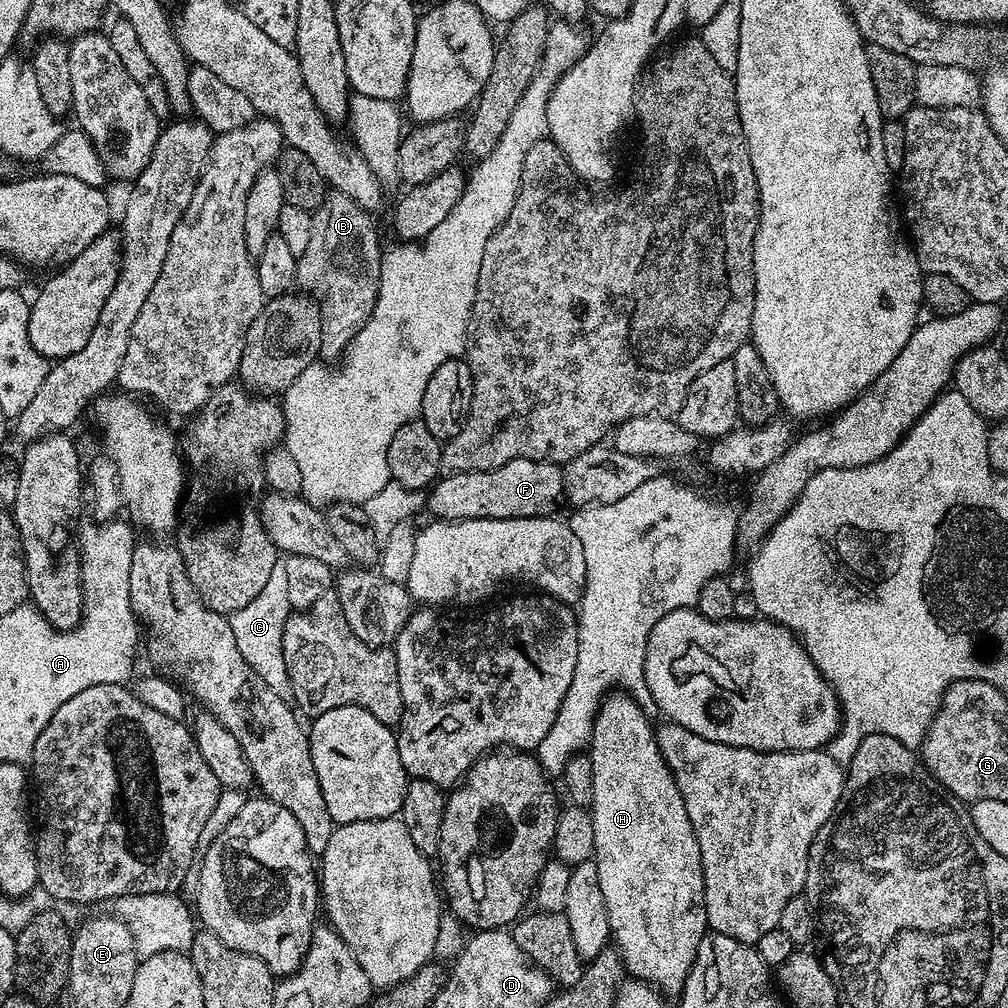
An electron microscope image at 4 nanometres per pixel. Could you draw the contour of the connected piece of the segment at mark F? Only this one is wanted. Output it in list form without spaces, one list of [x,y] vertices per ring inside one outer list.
[[[511,460],[510,462],[506,462],[506,466],[498,466],[494,470],[486,470],[485,472],[454,472],[437,479],[427,493],[426,508],[427,511],[430,510],[433,512],[431,514],[433,517],[441,520],[505,520],[506,518],[530,518],[531,516],[546,516],[555,513],[557,511],[555,509],[556,503],[562,500],[563,496],[564,473],[561,465],[551,463],[548,460]]]

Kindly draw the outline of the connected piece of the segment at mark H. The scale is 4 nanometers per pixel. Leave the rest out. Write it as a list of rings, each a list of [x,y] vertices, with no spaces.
[[[609,694],[600,701],[600,708],[596,712],[596,721],[592,727],[590,741],[590,755],[594,770],[594,798],[590,805],[592,821],[594,822],[594,859],[598,870],[598,886],[602,886],[602,896],[606,902],[608,915],[608,931],[614,941],[614,947],[624,962],[625,969],[637,980],[647,980],[665,994],[679,994],[684,988],[684,980],[690,974],[692,963],[696,957],[698,946],[702,938],[709,931],[704,905],[704,867],[702,854],[698,846],[698,838],[692,829],[690,814],[686,814],[686,802],[678,790],[668,769],[667,762],[662,758],[662,750],[656,741],[656,728],[648,721],[646,713],[640,709],[640,704],[628,694]]]

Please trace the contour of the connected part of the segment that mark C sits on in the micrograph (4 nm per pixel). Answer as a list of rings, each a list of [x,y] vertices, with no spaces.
[[[277,562],[266,586],[262,586],[262,594],[258,594],[258,598],[252,599],[247,606],[242,606],[242,610],[231,613],[226,620],[232,631],[232,640],[238,642],[238,654],[246,658],[246,666],[250,666],[250,670],[254,670],[254,674],[258,674],[258,678],[262,678],[262,682],[278,694],[278,698],[286,701],[292,700],[292,683],[288,673],[289,657],[286,652],[284,656],[284,627],[292,611],[286,570],[283,563]]]

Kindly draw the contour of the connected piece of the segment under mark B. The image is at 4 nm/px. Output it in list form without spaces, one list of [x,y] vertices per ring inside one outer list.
[[[329,191],[320,207],[312,212],[310,243],[306,246],[306,254],[296,261],[295,287],[311,296],[320,306],[320,356],[328,362],[336,362],[343,357],[354,334],[358,334],[370,318],[378,298],[382,247],[372,219],[373,213],[358,206],[358,202],[346,194]]]

